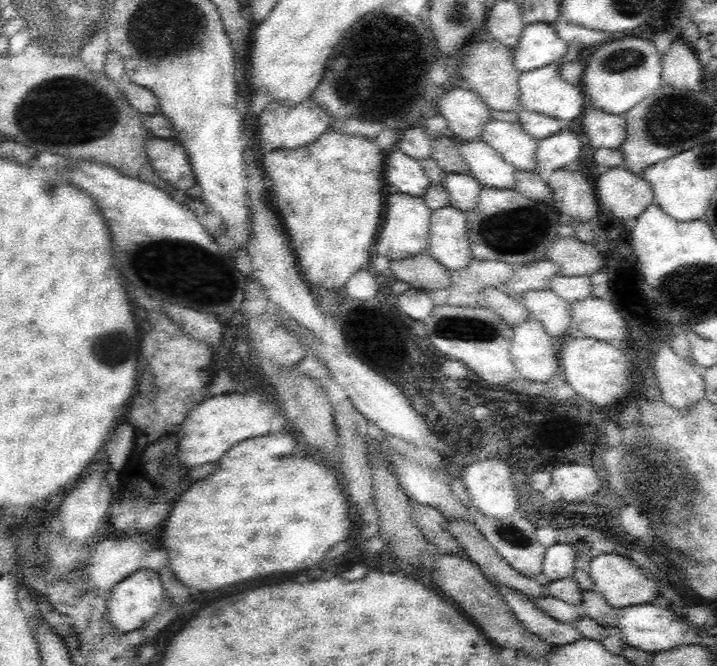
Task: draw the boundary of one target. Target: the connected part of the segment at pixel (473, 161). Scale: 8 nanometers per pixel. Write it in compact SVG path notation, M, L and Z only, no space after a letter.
M478 140L460 142L460 156L468 164L468 176L476 178L482 188L502 190L516 186L518 170L514 170L514 166L510 166L500 154L496 154L492 146Z

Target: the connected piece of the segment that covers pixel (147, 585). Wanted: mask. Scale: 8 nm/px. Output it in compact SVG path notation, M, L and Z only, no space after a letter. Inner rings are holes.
M140 568L134 574L130 574L128 578L124 578L122 582L118 582L118 586L114 586L110 590L110 596L108 596L110 624L116 626L116 630L120 634L128 634L132 630L138 630L154 618L154 614L158 612L158 606L164 600L166 598L164 598L164 588L162 588L162 582L160 582L160 574L150 570L150 568Z

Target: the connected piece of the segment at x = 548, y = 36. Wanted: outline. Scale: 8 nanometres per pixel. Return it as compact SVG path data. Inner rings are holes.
M530 24L524 28L524 34L514 48L514 64L522 74L526 74L562 60L566 52L568 42L558 38L554 26Z

